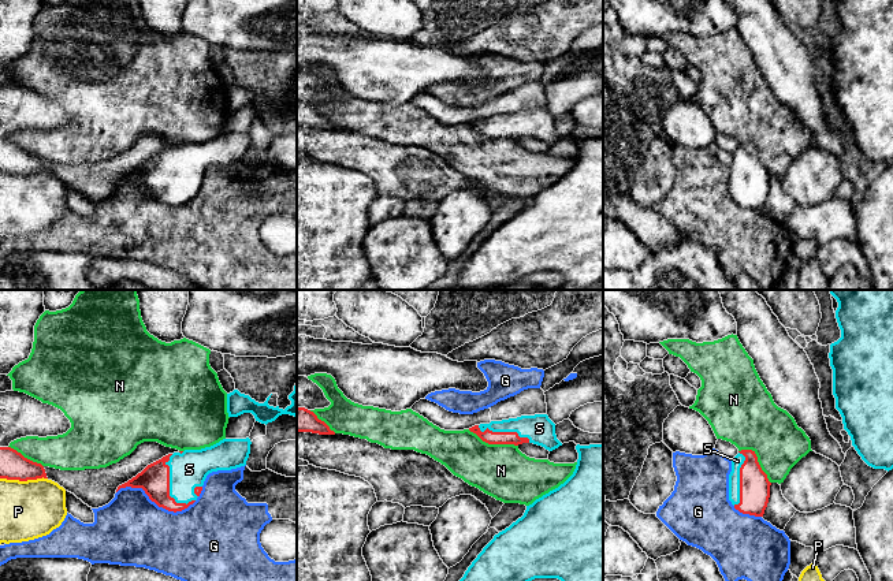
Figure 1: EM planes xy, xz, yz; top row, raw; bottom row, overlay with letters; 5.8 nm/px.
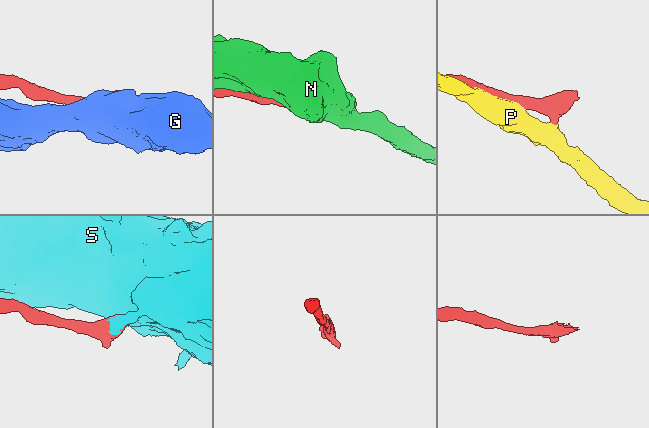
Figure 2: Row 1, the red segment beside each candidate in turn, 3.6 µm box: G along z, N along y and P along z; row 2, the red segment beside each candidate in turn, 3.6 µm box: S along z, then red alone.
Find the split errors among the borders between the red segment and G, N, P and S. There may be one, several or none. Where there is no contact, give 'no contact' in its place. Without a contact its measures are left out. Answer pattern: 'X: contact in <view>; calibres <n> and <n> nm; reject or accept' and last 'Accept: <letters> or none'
G: contact in xy; calibres 180 and 420 nm; accept
N: contact in xz; calibres 80 and 320 nm; reject
P: contact in xy; calibres 160 and 340 nm; reject
S: contact in xy; calibres 180 and 220 nm; reject
Accept: G

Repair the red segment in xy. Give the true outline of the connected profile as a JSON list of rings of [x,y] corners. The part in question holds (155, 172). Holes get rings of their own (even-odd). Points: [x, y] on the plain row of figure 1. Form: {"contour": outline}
{"contour": [[[168,148],[161,153],[148,159],[141,167],[129,174],[127,176],[118,180],[116,186],[120,182],[142,182],[152,195],[159,201],[163,201],[168,205],[182,205],[193,198],[196,194],[186,197],[176,197],[174,191],[170,190],[170,154]]]}

